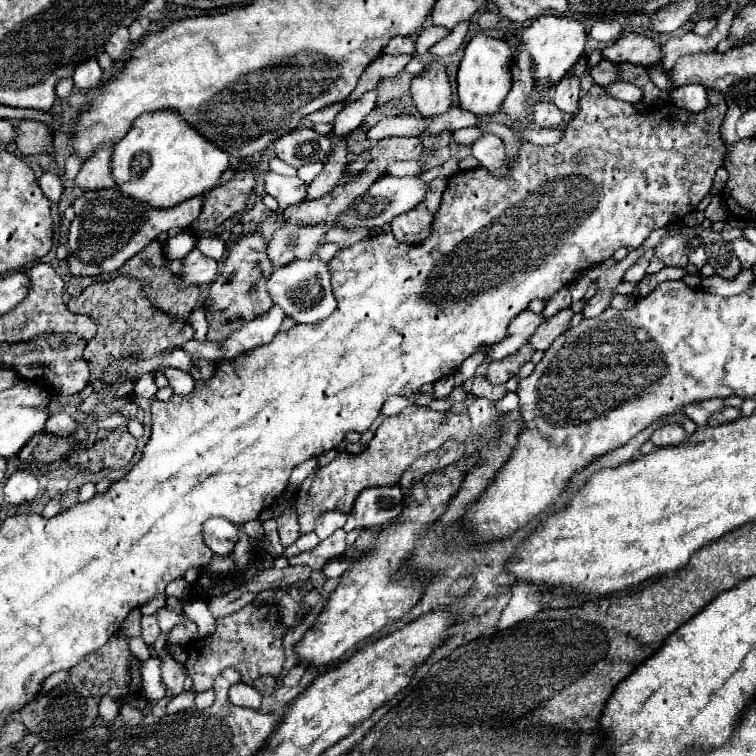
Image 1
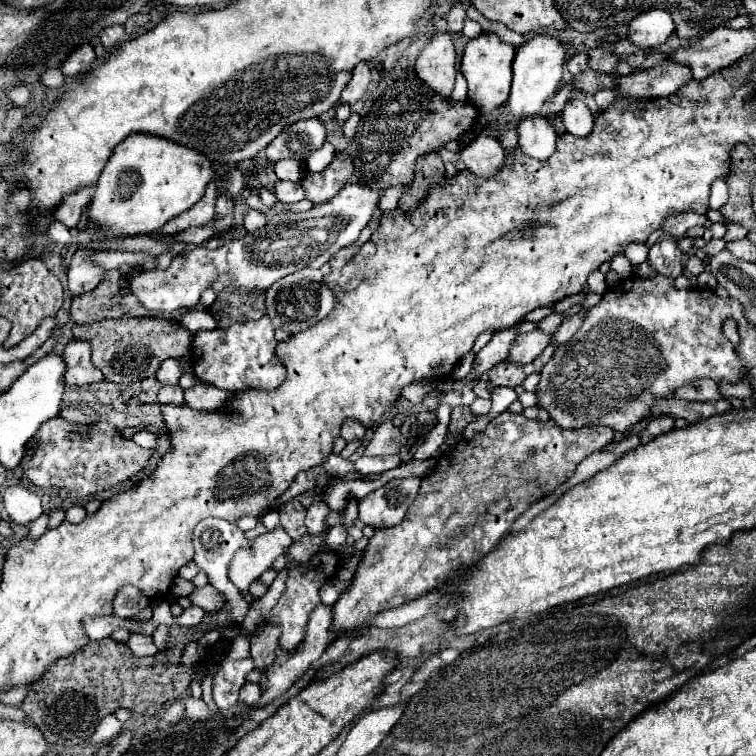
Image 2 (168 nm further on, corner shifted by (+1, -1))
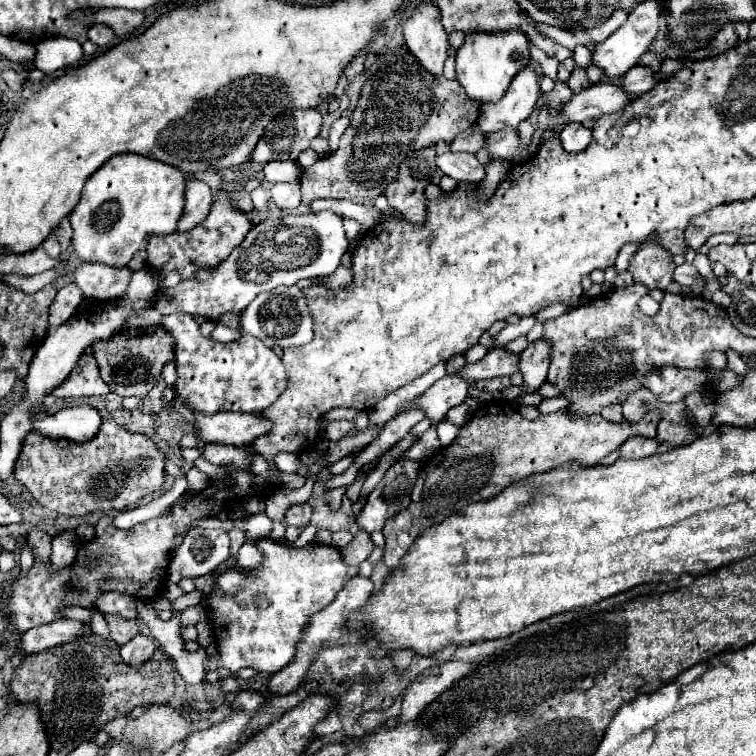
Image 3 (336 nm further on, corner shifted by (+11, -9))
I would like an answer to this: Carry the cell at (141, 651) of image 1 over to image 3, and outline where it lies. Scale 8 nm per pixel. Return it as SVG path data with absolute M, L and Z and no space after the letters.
M138 634L130 642L126 642L124 646L120 646L120 654L122 654L124 662L130 664L130 666L144 664L152 656L154 650L156 650L154 642L148 636L144 636L144 634Z

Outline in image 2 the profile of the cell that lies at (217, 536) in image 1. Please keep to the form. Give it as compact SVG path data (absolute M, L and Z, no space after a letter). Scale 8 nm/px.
M206 518L202 522L198 522L198 526L194 528L194 536L192 536L192 542L194 542L194 550L196 550L196 556L194 556L194 562L208 574L208 580L210 584L220 590L226 600L230 602L232 606L232 612L230 612L230 620L232 622L242 622L250 604L242 598L240 590L228 580L228 566L234 558L234 554L240 550L240 548L248 548L250 546L250 540L244 536L244 532L232 524L232 522L226 522L226 520L220 520L220 518Z

